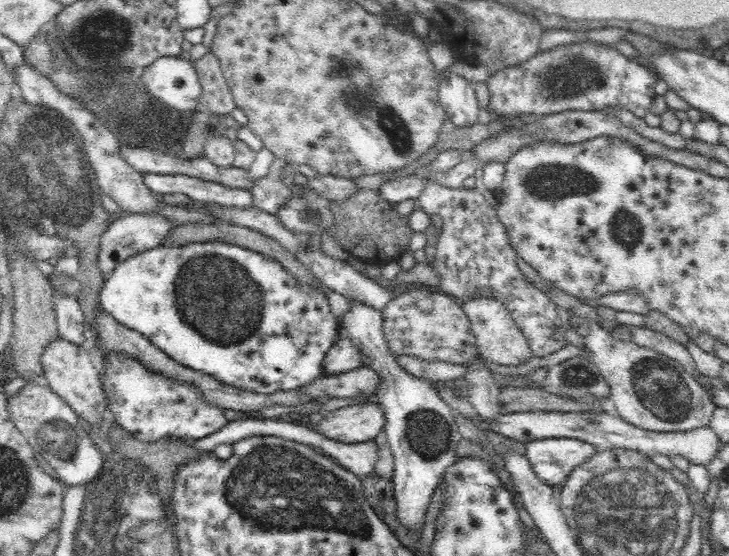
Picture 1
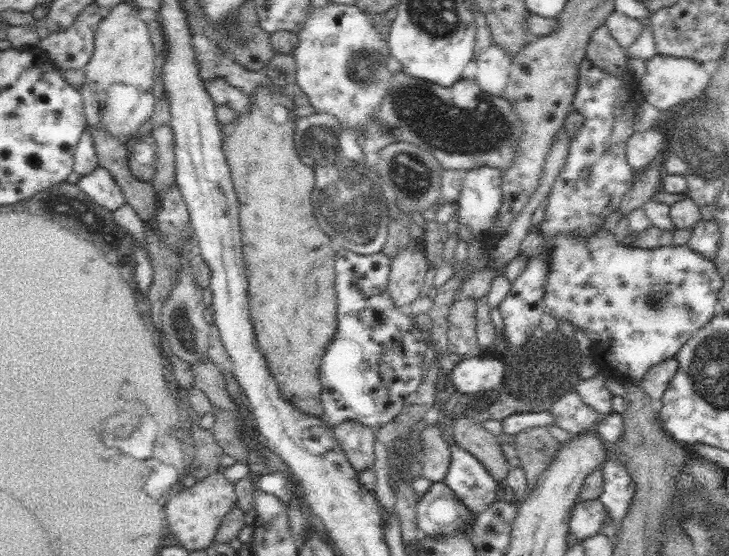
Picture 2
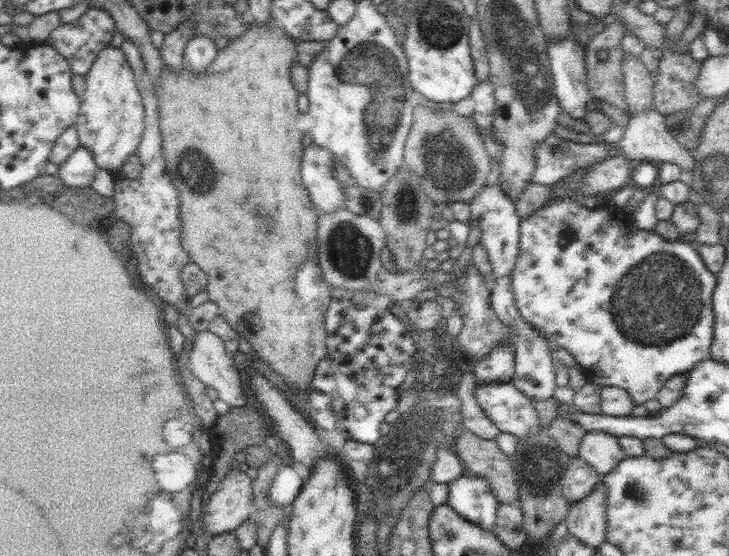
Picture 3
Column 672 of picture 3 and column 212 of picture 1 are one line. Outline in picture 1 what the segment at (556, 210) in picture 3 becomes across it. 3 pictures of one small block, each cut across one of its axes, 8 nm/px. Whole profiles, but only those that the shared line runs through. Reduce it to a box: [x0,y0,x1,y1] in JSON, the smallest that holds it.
[100,238,343,394]

